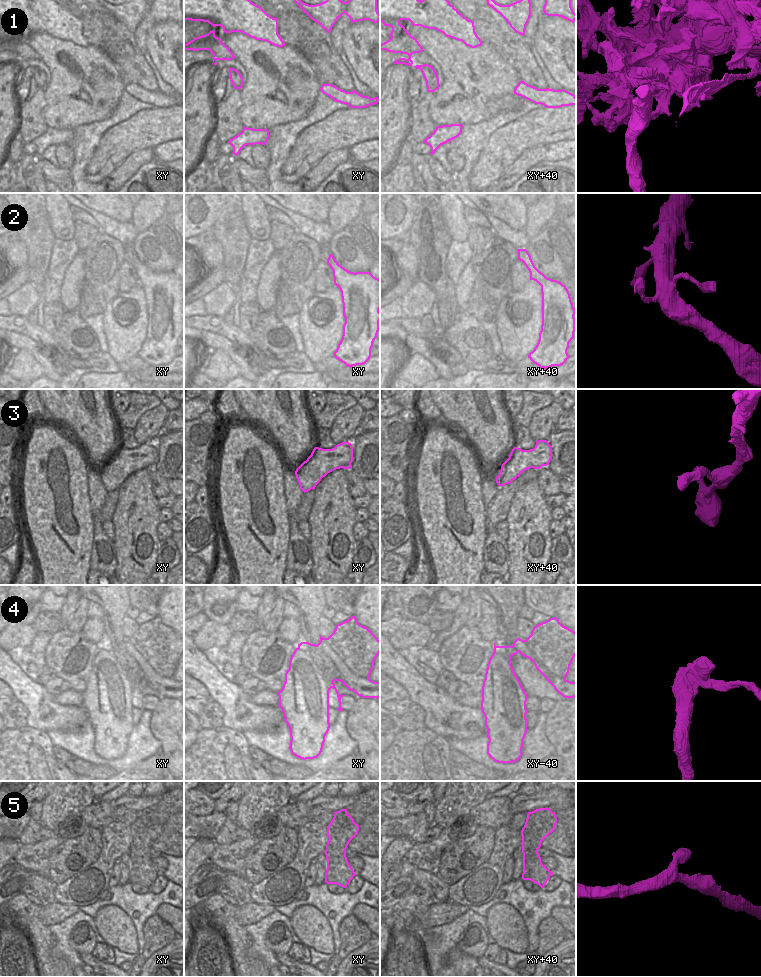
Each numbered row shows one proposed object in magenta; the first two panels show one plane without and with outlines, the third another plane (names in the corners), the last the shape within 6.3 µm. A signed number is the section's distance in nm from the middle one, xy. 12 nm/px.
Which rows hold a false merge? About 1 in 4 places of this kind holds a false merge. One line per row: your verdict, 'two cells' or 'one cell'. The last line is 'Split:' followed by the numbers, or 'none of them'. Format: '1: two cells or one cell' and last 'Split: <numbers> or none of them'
1: two cells
2: one cell
3: one cell
4: two cells
5: one cell
Split: 1, 4

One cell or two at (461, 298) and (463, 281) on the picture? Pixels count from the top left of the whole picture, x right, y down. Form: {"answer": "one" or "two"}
{"answer": "one"}

